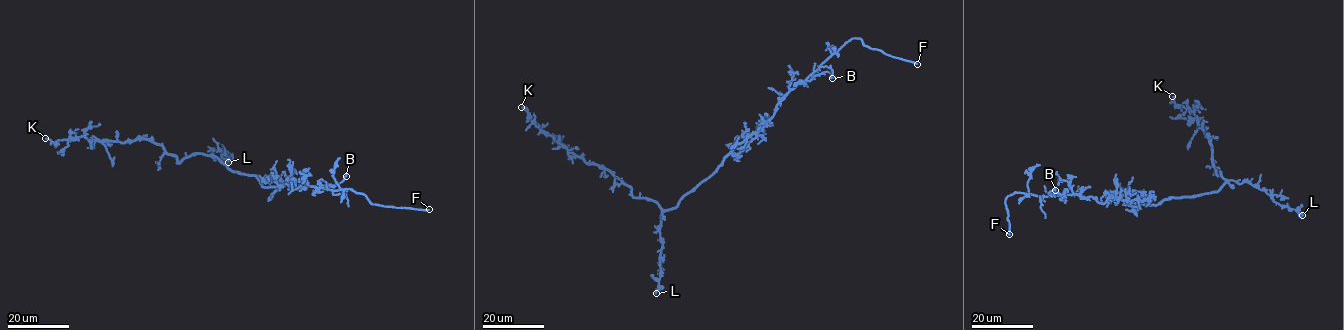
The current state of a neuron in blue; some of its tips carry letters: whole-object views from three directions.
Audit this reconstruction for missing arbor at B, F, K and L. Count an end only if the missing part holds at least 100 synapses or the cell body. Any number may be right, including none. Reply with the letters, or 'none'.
F

